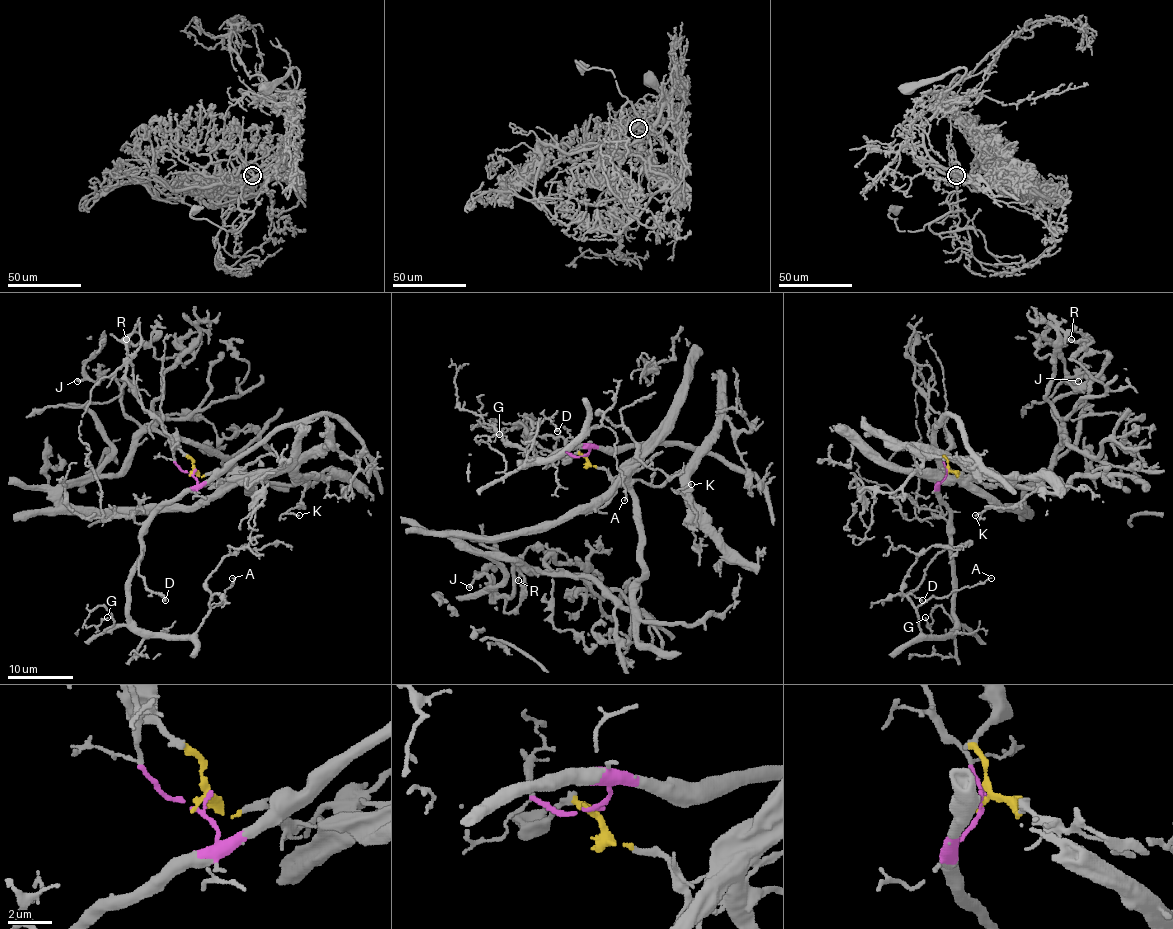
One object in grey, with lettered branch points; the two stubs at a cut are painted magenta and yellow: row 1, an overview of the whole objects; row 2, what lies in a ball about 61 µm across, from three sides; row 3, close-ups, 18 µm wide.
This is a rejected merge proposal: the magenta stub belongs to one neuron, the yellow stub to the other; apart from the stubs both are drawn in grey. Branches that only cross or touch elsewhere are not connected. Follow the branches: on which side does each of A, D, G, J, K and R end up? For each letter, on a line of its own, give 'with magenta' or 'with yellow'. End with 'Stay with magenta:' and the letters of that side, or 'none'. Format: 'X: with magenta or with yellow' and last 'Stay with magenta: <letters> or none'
A: with magenta
D: with magenta
G: with magenta
J: with yellow
K: with yellow
R: with yellow
Stay with magenta: A, D, G

